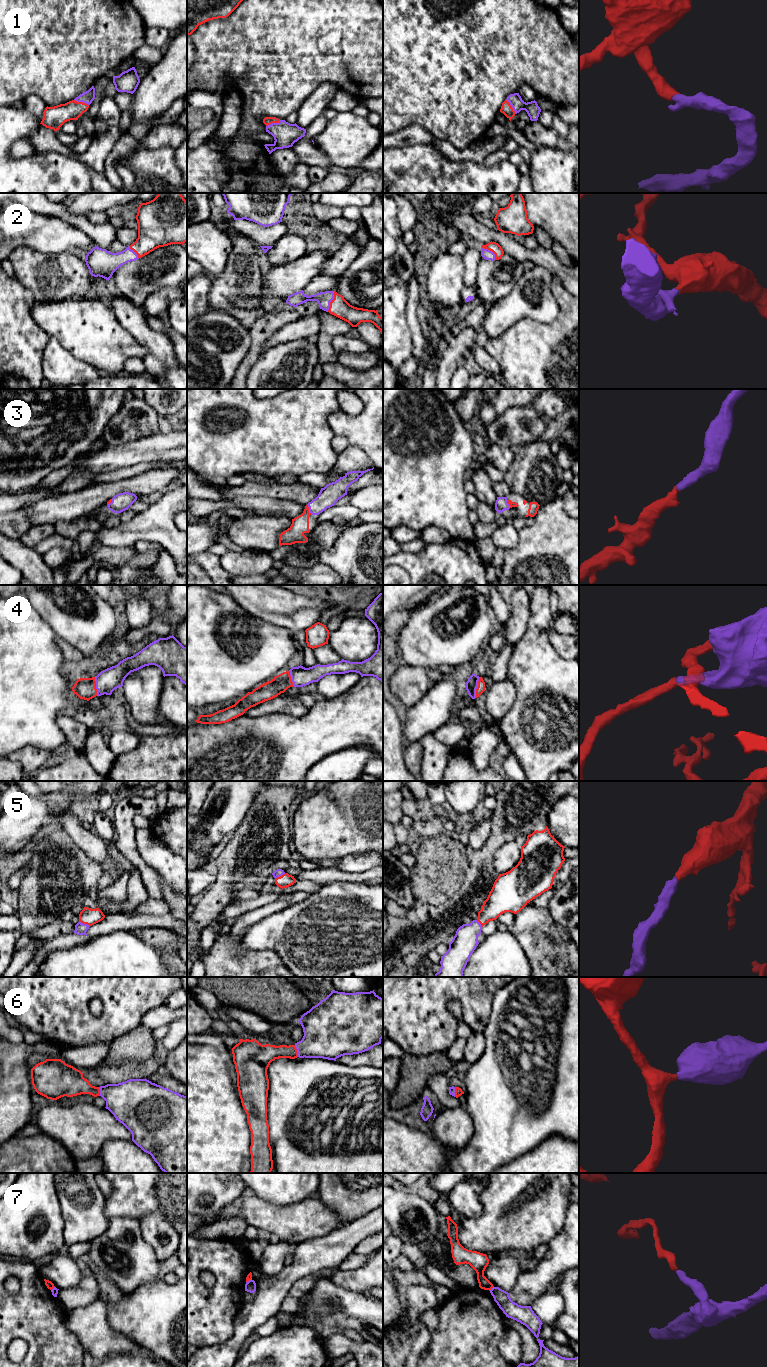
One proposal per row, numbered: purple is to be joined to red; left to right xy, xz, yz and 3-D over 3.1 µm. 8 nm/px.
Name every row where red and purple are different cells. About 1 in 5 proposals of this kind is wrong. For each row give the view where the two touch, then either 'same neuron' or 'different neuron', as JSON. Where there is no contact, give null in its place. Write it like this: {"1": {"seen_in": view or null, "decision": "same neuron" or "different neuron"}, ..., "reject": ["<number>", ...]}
{"1": {"seen_in": "xz", "decision": "same neuron"}, "2": {"seen_in": "xz", "decision": "same neuron"}, "3": {"seen_in": "xz", "decision": "same neuron"}, "4": {"seen_in": "yz", "decision": "same neuron"}, "5": {"seen_in": "xy", "decision": "same neuron"}, "6": {"seen_in": "xz", "decision": "same neuron"}, "7": {"seen_in": "yz", "decision": "different neuron"}, "reject": ["7"]}

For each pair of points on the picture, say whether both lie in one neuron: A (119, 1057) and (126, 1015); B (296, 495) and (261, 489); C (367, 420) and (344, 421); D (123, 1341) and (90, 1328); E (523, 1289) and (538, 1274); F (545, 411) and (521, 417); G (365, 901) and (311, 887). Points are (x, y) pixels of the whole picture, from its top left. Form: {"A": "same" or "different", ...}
{"A": "different", "B": "same", "C": "same", "D": "same", "E": "same", "F": "same", "G": "different"}

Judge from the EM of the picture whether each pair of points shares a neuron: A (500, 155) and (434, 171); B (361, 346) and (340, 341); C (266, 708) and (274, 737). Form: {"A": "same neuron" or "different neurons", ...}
{"A": "different neurons", "B": "same neuron", "C": "different neurons"}

